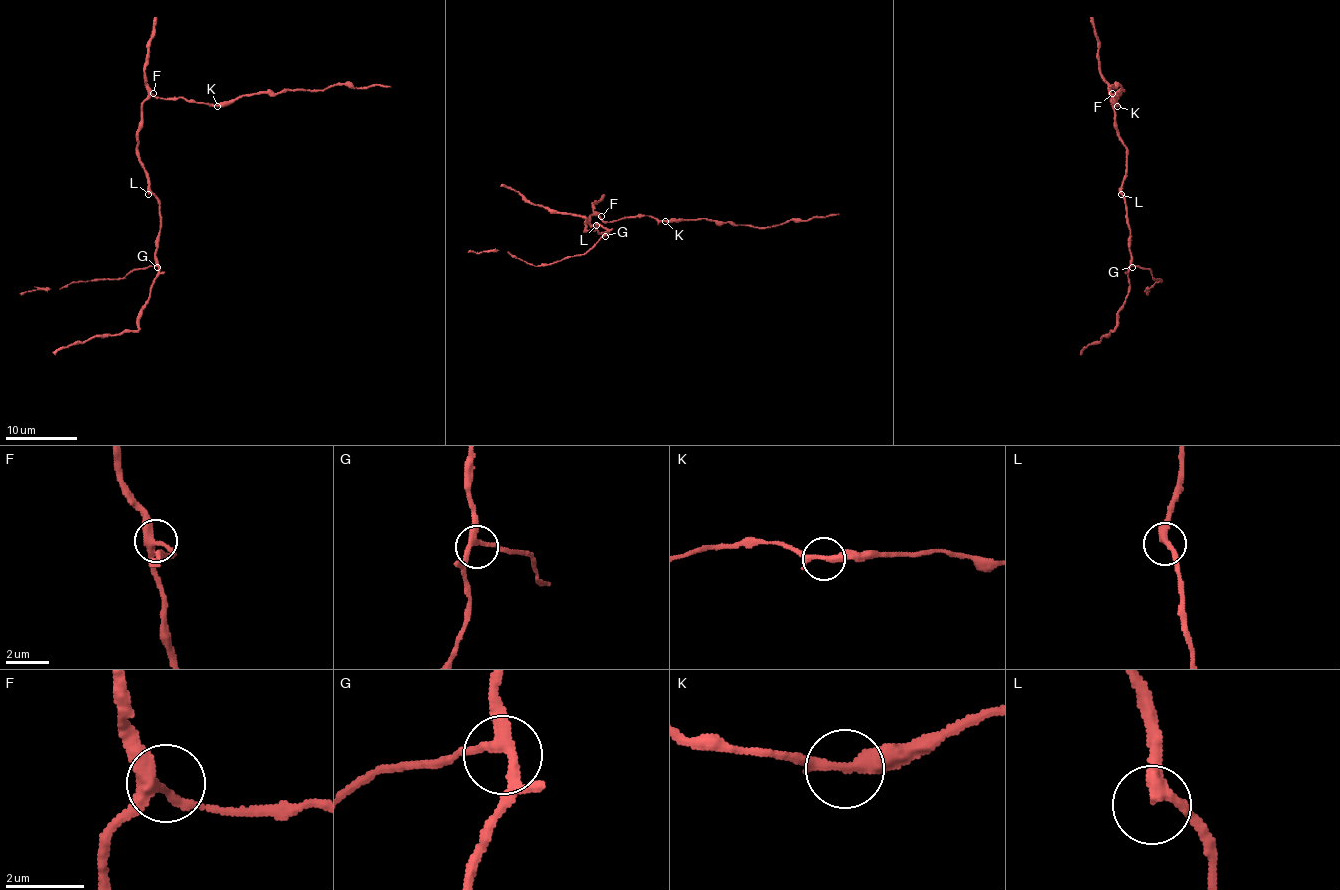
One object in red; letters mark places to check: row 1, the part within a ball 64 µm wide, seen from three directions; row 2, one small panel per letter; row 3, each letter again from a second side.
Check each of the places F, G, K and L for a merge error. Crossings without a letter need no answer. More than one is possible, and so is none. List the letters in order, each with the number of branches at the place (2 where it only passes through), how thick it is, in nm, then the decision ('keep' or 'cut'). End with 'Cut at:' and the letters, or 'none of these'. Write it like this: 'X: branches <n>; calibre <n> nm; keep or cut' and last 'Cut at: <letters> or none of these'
F: branches 3; calibre 300 nm; keep
G: branches 3; calibre 260 nm; keep
K: branches 2; calibre 320 nm; keep
L: branches 2; calibre 280 nm; keep
Cut at: none of these

